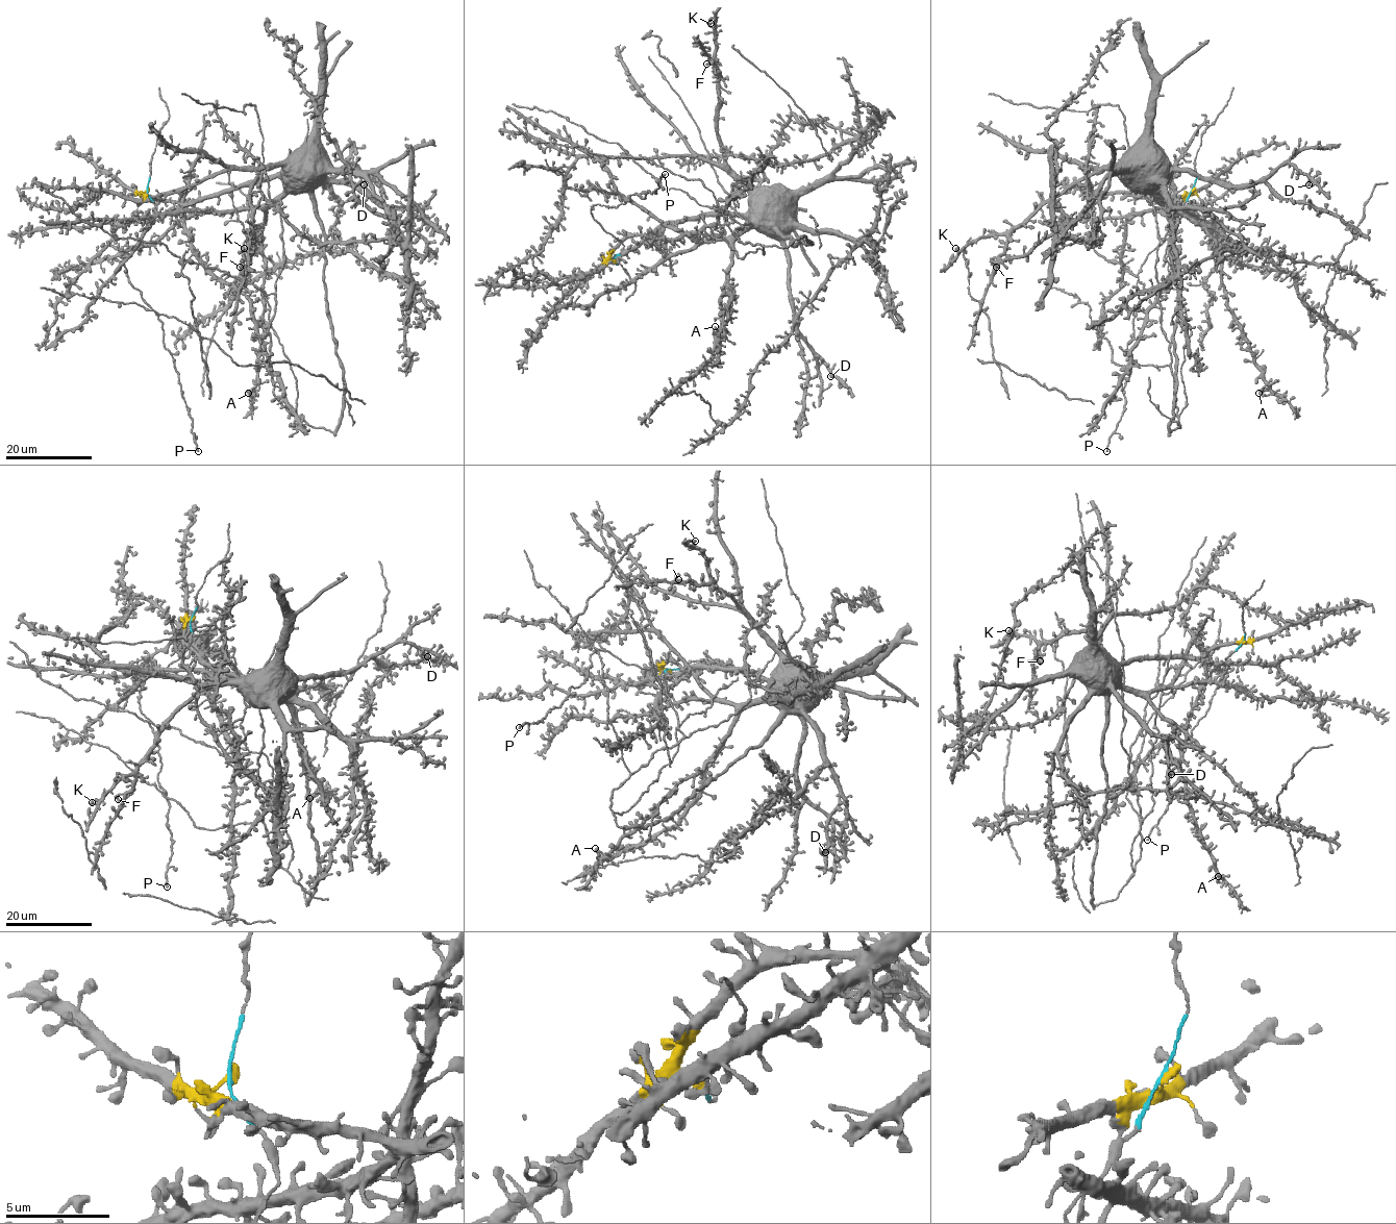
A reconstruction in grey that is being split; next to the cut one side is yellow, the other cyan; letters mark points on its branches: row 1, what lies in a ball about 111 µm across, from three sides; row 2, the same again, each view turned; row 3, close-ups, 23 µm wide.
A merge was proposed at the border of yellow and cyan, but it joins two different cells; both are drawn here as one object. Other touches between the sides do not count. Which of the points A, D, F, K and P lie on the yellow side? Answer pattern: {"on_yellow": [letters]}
{"on_yellow": ["A", "D", "F", "K"]}

